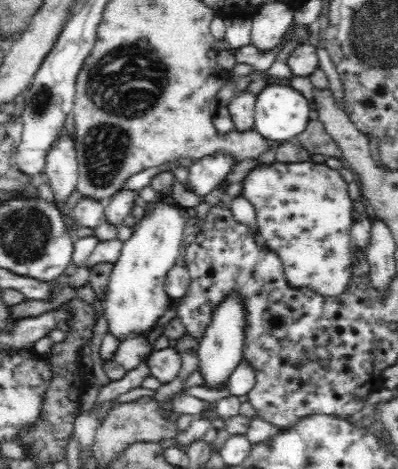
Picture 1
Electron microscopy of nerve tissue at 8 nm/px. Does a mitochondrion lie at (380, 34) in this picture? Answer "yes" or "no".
yes

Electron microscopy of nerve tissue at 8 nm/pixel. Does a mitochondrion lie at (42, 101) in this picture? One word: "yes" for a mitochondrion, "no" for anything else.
yes

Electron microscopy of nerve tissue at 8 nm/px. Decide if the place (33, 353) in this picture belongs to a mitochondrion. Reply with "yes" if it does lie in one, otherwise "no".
no

